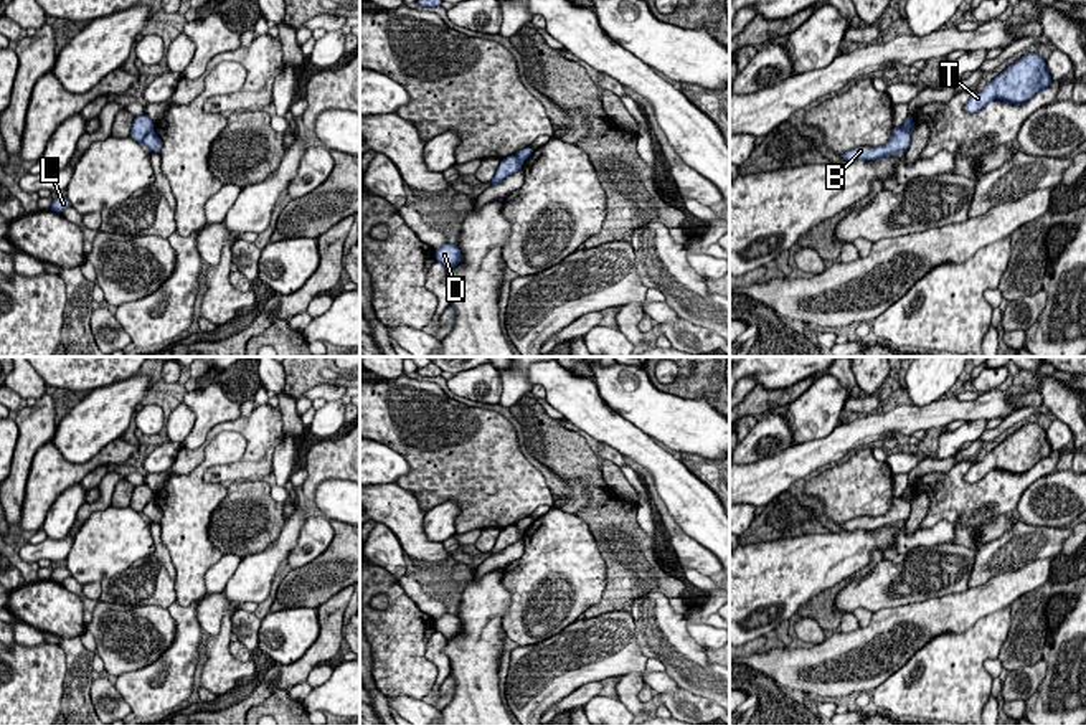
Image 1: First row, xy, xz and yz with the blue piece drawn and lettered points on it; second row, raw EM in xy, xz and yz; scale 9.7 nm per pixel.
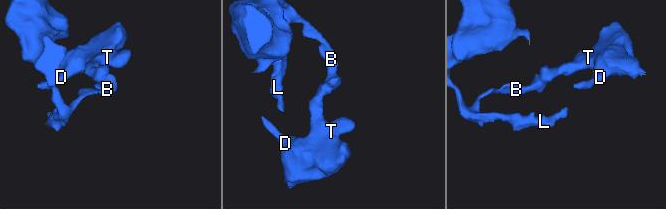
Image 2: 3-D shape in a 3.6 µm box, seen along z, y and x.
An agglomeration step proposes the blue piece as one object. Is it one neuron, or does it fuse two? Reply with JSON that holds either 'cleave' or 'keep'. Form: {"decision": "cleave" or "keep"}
{"decision": "cleave"}

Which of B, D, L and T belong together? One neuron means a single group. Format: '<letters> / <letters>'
B L / D T

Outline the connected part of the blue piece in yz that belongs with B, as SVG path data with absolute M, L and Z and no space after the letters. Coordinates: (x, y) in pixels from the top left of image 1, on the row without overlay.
M893 497L891 507L880 517L857 517L842 524L843 530L876 530L891 524L908 520L911 504L901 497Z

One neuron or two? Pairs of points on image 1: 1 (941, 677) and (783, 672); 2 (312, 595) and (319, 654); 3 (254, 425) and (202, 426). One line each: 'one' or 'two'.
1: two
2: two
3: two

